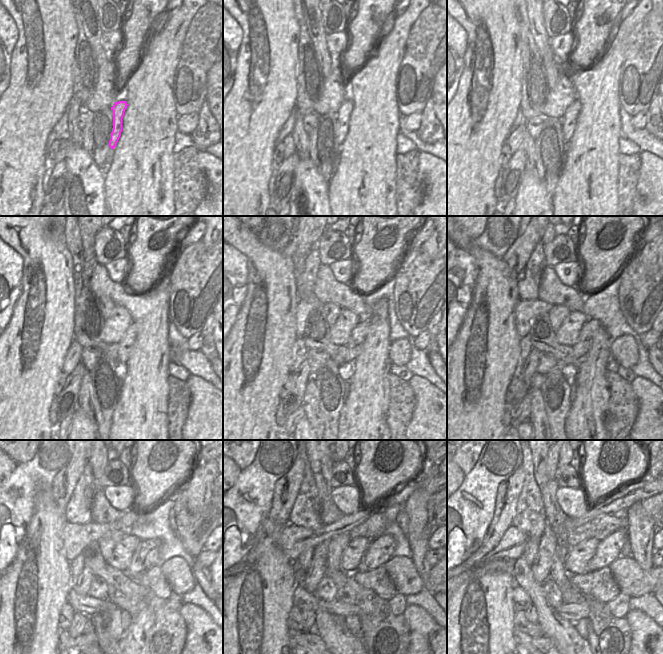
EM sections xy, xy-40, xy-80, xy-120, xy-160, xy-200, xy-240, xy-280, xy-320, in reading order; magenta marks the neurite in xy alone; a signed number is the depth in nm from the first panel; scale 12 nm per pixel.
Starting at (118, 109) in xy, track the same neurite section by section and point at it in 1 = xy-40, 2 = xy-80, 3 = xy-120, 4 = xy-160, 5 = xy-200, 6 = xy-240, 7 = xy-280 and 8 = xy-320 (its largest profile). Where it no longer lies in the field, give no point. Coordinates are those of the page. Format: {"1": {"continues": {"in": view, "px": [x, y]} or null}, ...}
{"1": {"continues": {"in": "xy-40", "px": [345, 110]}}, "2": {"continues": {"in": "xy-80", "px": [568, 122]}}, "3": {"continues": {"in": "xy-120", "px": [125, 347]}}, "4": {"continues": {"in": "xy-160", "px": [355, 345]}}, "5": {"continues": {"in": "xy-200", "px": [580, 348]}}, "6": {"continues": {"in": "xy-240", "px": [147, 554]}}, "7": {"continues": {"in": "xy-280", "px": [380, 550]}}, "8": {"continues": {"in": "xy-320", "px": [608, 549]}}}

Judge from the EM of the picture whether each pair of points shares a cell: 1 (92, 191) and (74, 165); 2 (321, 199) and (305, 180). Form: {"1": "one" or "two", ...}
{"1": "one", "2": "one"}

